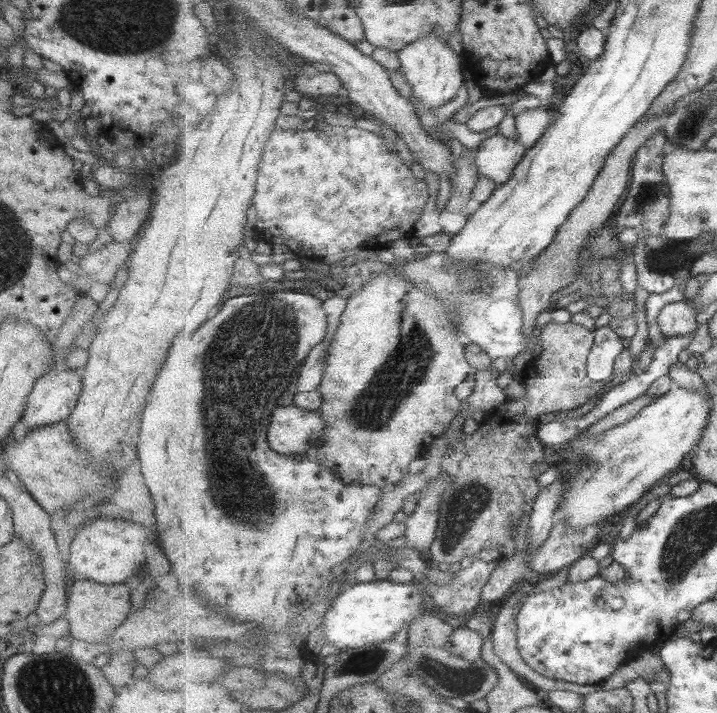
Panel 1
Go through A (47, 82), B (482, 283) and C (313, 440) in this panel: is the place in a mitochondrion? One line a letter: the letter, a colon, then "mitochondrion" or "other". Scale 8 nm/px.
A: other
B: mitochondrion
C: mitochondrion

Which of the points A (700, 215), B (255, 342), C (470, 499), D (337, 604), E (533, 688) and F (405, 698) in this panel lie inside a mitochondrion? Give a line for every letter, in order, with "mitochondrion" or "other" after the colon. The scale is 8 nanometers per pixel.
A: other
B: mitochondrion
C: mitochondrion
D: other
E: other
F: mitochondrion

